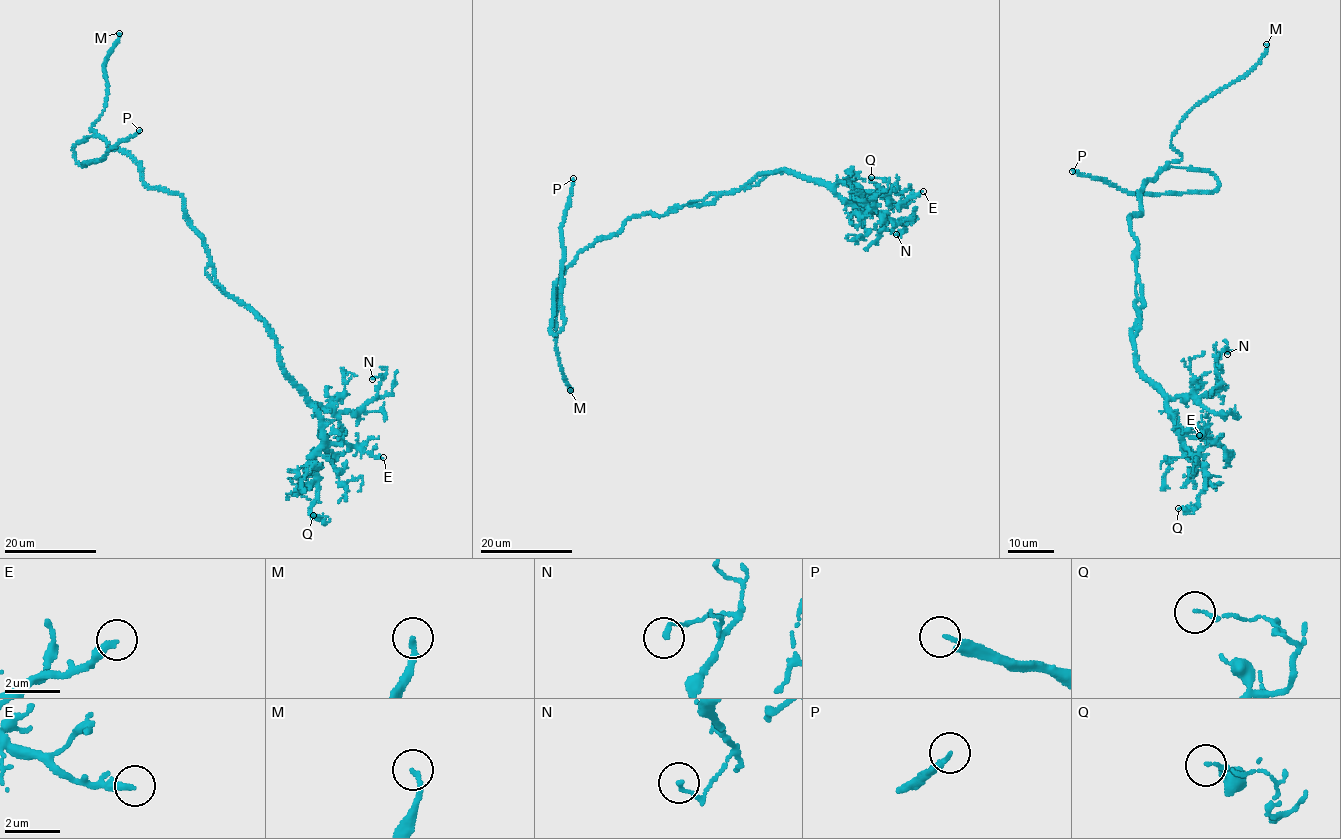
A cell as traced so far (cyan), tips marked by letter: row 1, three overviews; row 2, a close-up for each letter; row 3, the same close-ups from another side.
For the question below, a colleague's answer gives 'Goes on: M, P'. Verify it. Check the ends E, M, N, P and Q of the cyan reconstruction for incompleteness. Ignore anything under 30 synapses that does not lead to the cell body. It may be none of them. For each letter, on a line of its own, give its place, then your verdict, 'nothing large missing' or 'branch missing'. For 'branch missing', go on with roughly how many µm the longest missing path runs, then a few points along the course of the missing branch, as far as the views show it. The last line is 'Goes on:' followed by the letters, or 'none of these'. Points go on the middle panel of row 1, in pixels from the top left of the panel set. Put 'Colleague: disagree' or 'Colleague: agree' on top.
Colleague: agree
E: at (923, 191); nothing large missing
M: at (570, 390); branch missing; about 15 µm are missing; missing branch runs (570, 390), (566, 380), (567, 365), (563, 364)
N: at (896, 234); nothing large missing
P: at (573, 178); branch missing; about 70 µm are missing
Q: at (871, 177); nothing large missing
Goes on: M, P

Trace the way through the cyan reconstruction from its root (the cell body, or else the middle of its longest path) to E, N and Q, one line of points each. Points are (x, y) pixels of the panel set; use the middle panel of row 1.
E: (670, 212), (711, 202), (757, 175), (787, 169), (824, 184), (844, 181), (895, 204), (923, 191)
N: (670, 212), (711, 202), (757, 175), (787, 169), (902, 219), (904, 231), (896, 234)
Q: (670, 212), (787, 169), (856, 184), (871, 207), (887, 183), (871, 177)

